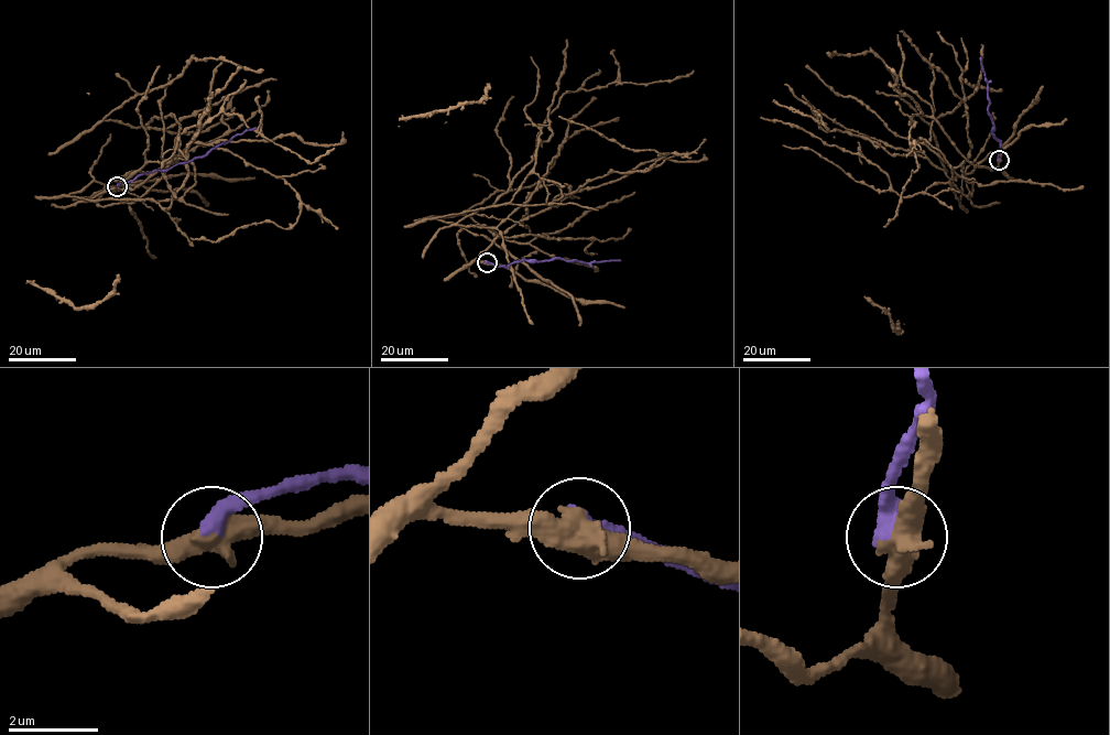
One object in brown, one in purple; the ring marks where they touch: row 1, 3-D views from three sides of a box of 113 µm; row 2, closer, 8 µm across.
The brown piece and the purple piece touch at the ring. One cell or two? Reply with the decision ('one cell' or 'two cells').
two cells

